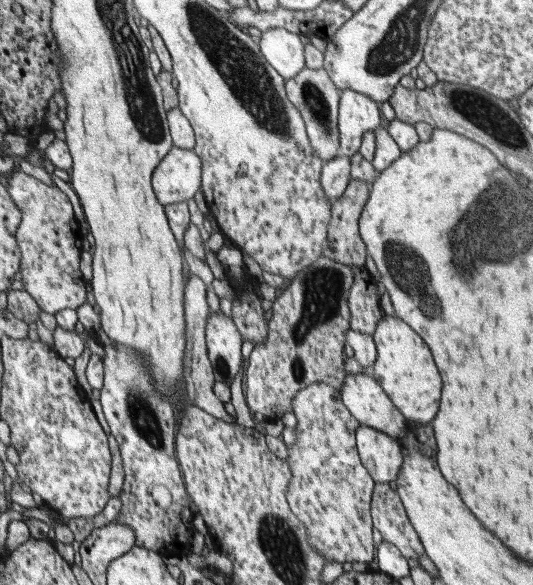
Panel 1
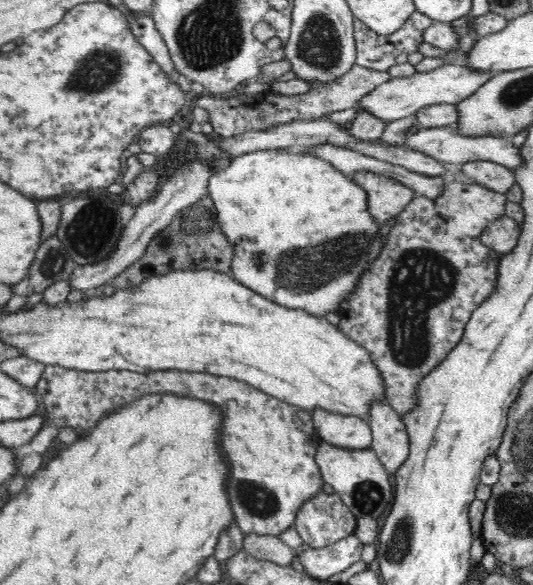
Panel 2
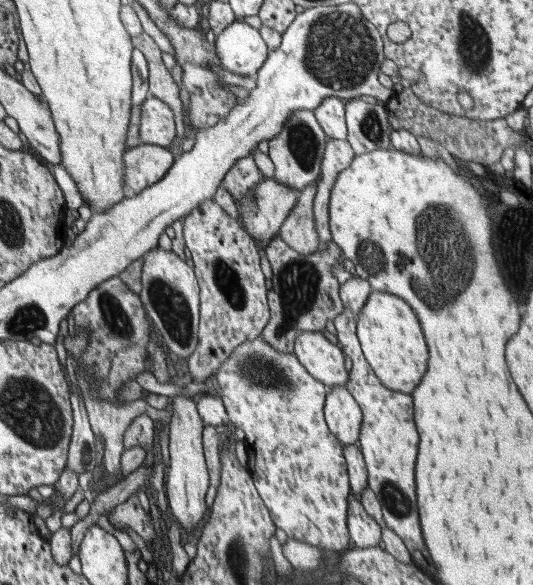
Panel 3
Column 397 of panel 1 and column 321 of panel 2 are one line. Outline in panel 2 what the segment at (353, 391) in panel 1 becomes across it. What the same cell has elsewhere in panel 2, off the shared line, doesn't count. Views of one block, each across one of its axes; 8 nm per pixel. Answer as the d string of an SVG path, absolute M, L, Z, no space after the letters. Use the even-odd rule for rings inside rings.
M322 407L312 408L310 412L319 438L338 447L352 449L371 448L371 428L368 422L356 415L342 415L326 411Z

